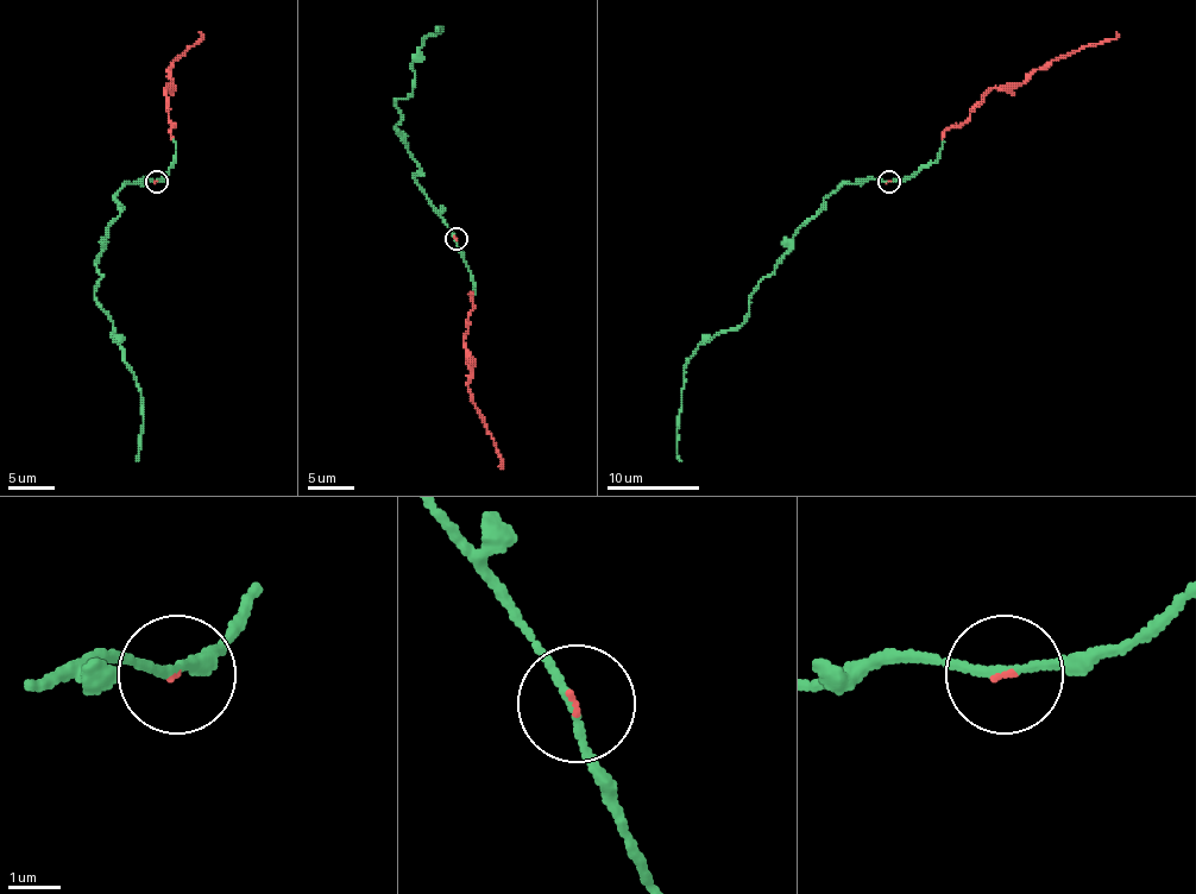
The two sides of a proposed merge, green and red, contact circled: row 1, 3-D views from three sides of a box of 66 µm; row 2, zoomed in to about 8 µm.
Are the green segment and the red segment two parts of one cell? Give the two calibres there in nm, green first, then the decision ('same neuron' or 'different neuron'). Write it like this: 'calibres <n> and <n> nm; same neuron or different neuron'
calibres 150 and 60 nm; same neuron

